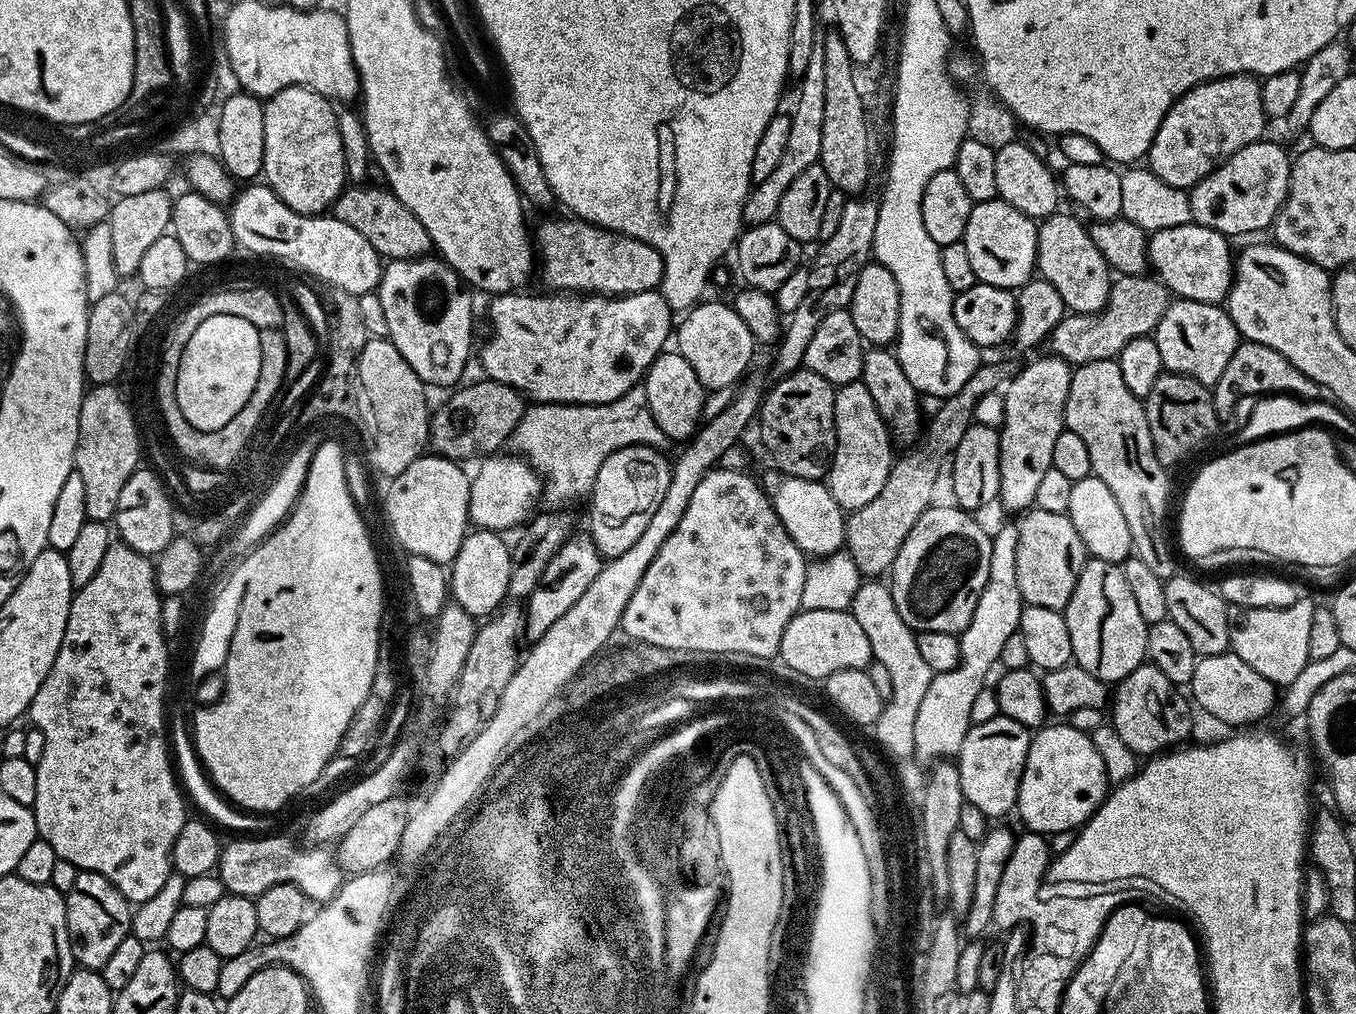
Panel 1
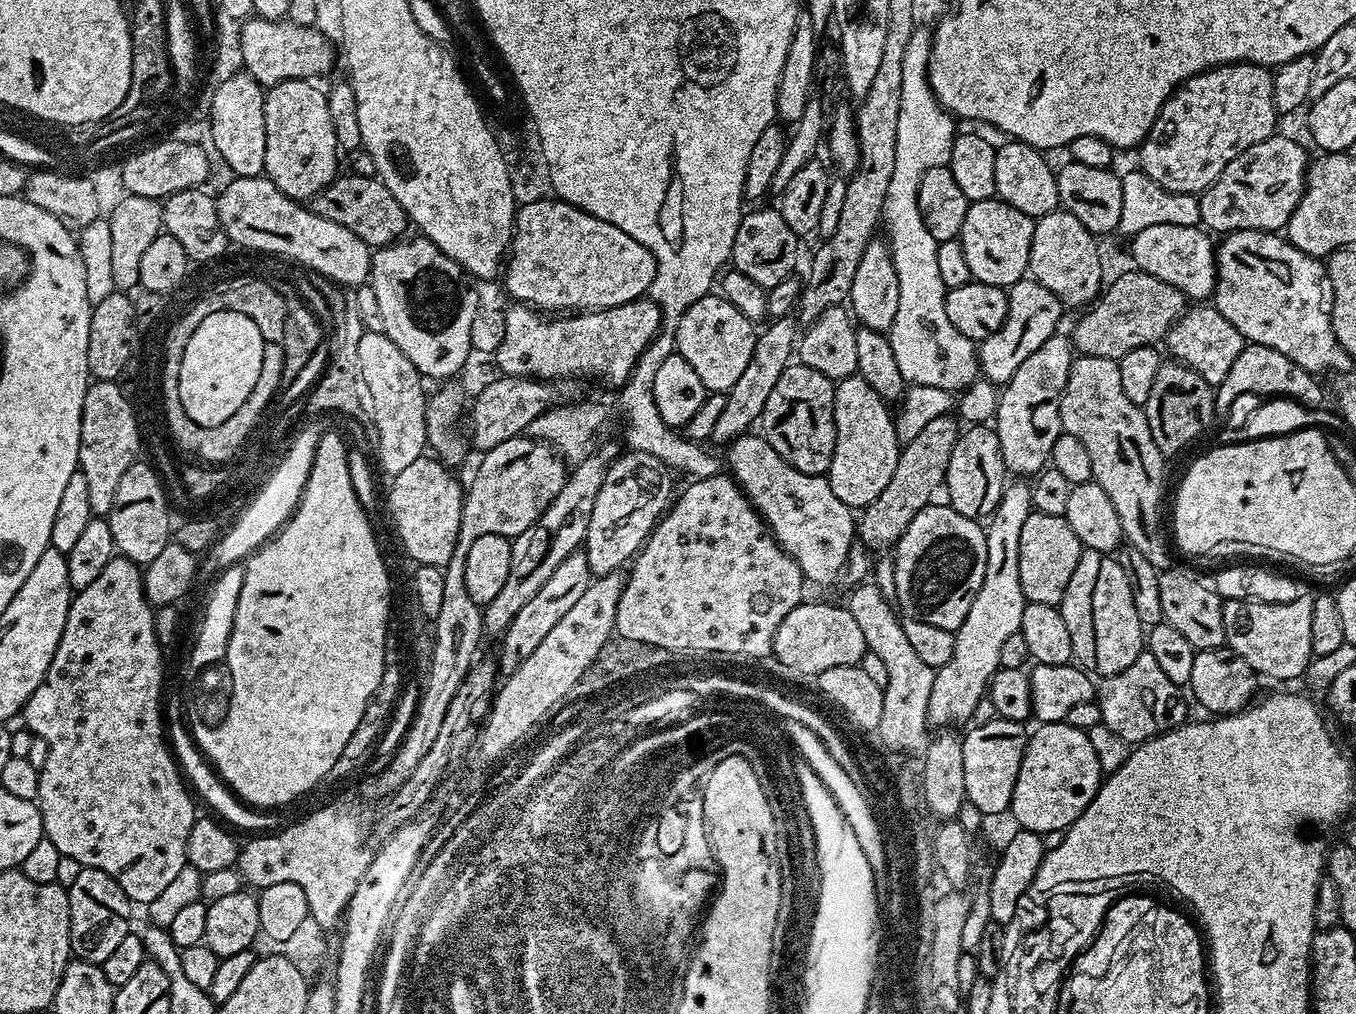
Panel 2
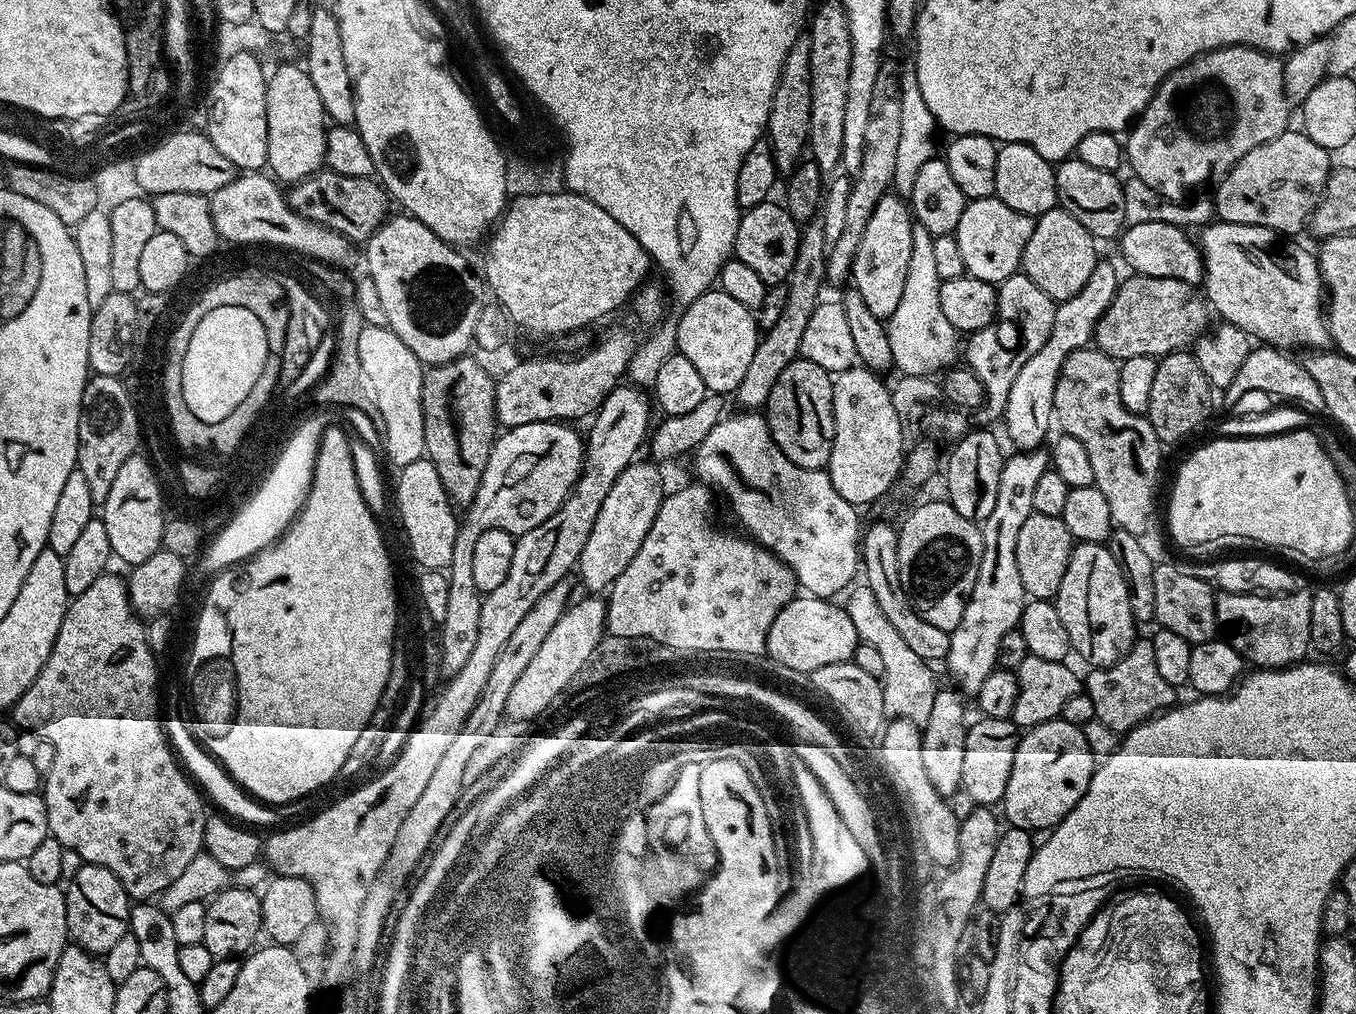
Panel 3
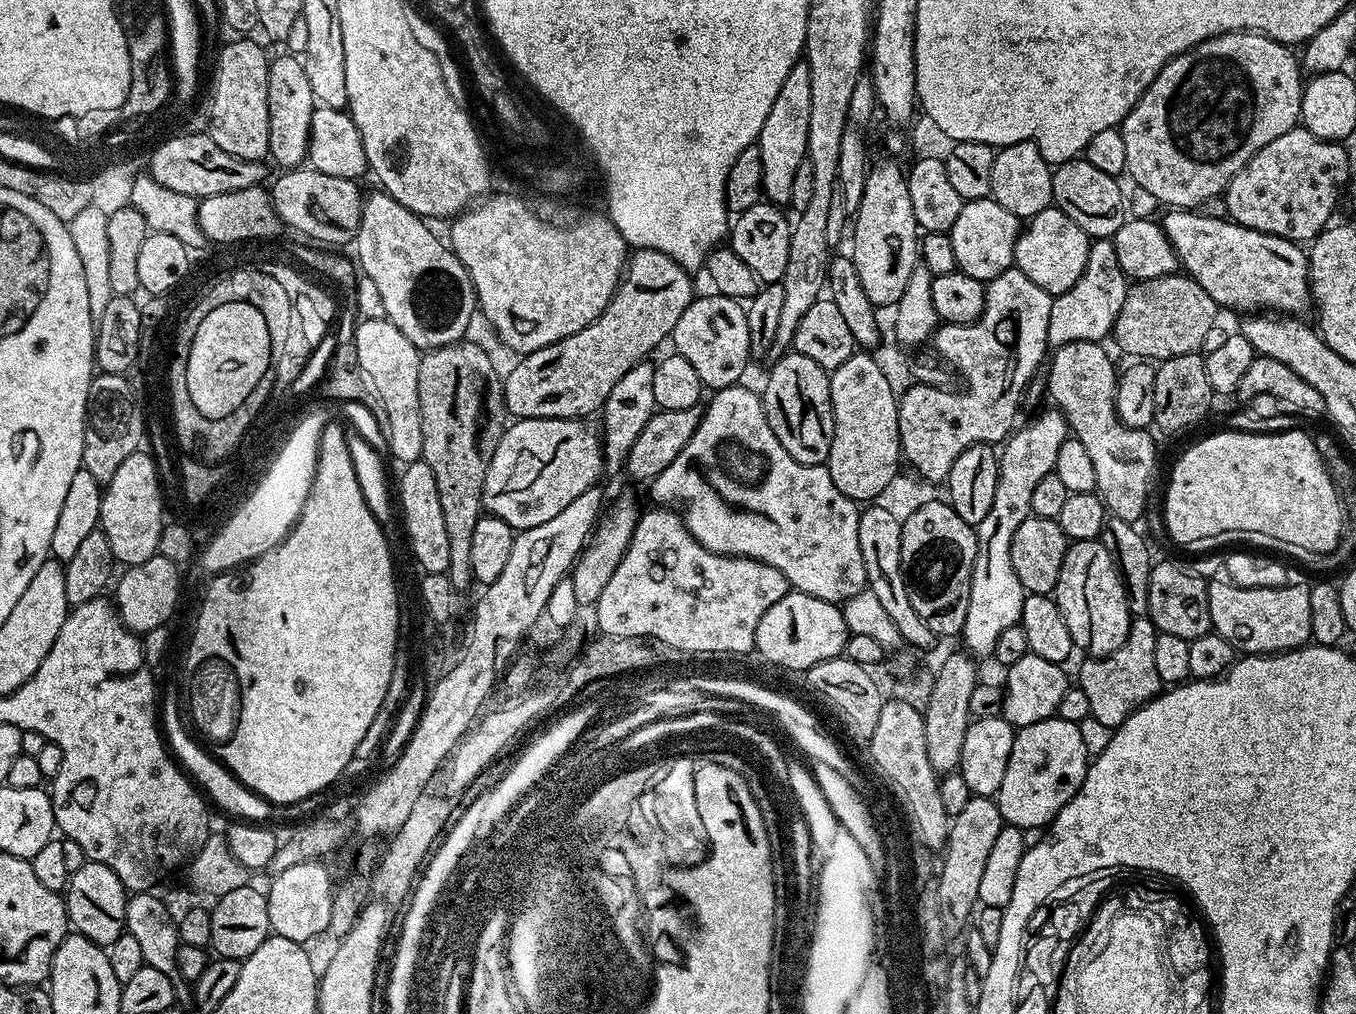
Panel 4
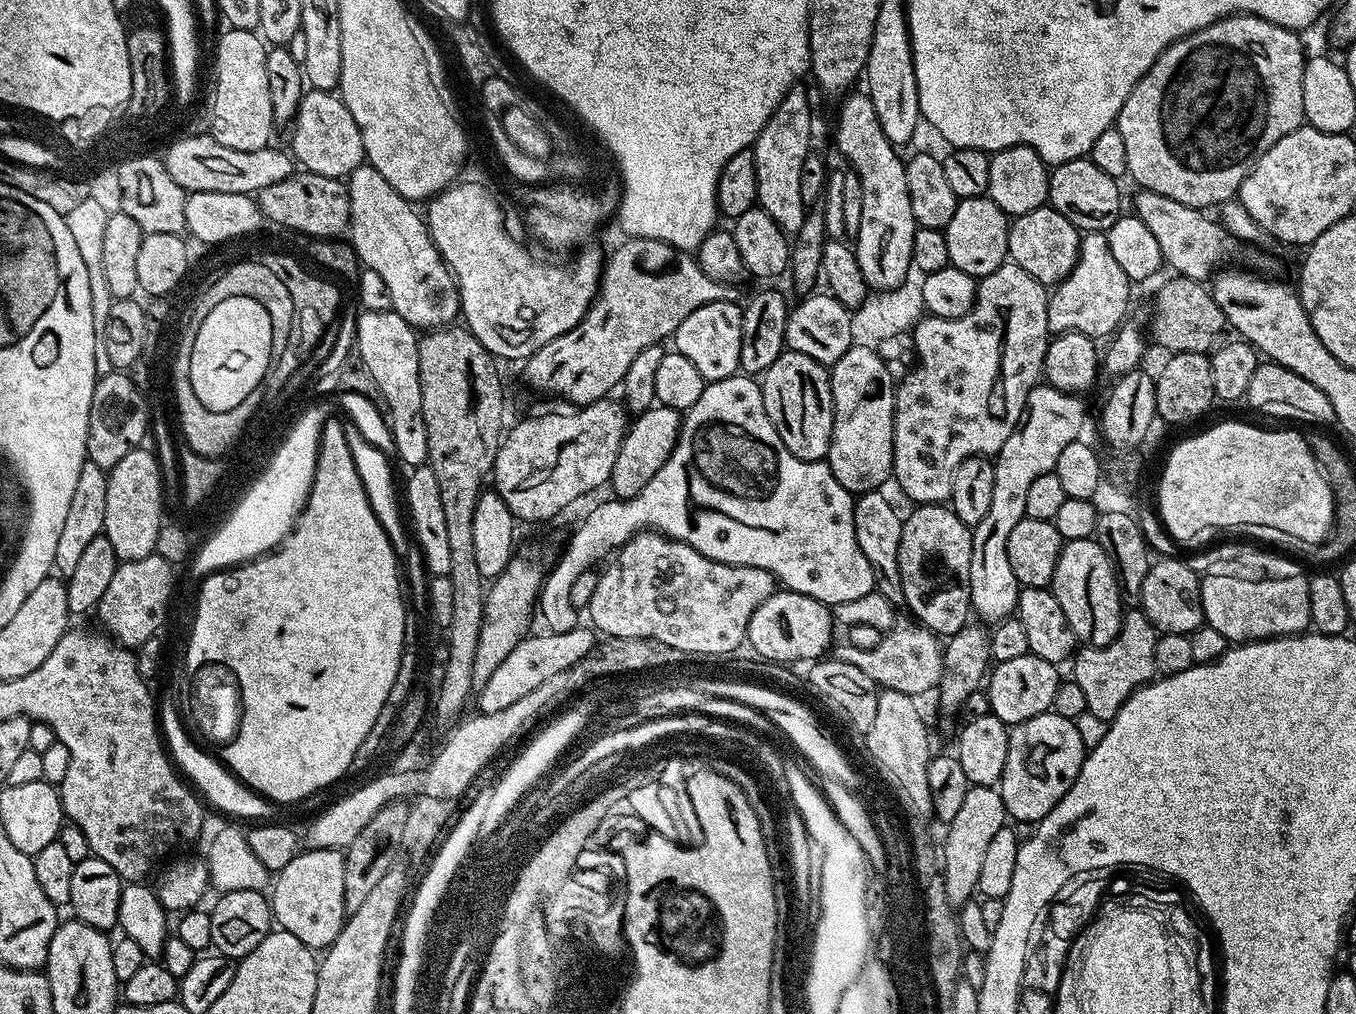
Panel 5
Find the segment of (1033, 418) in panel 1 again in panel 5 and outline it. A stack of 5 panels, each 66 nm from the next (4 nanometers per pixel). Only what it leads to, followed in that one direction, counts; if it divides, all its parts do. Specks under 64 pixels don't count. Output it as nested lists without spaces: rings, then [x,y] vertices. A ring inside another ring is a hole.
[[[1085,232],[1080,237],[1080,253],[1074,270],[1051,289],[1048,298],[1049,333],[1077,332],[1093,338],[1111,337],[1128,312],[1128,295],[1133,285],[1126,278],[1114,254],[1110,254],[1107,232]]]

